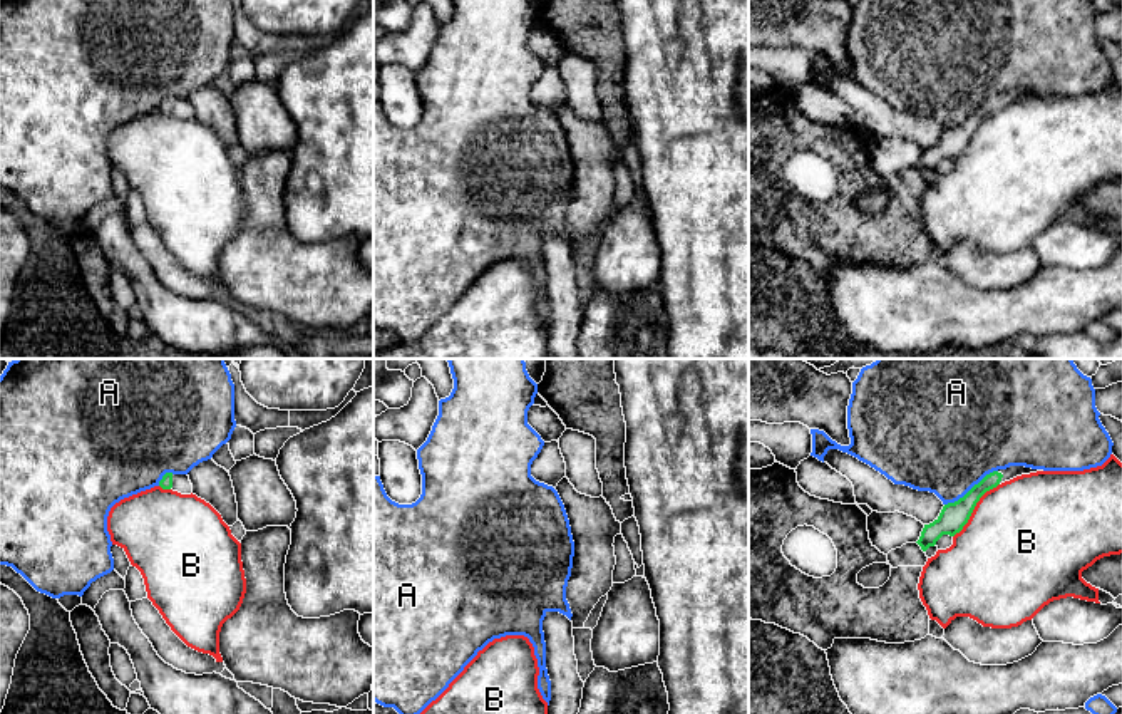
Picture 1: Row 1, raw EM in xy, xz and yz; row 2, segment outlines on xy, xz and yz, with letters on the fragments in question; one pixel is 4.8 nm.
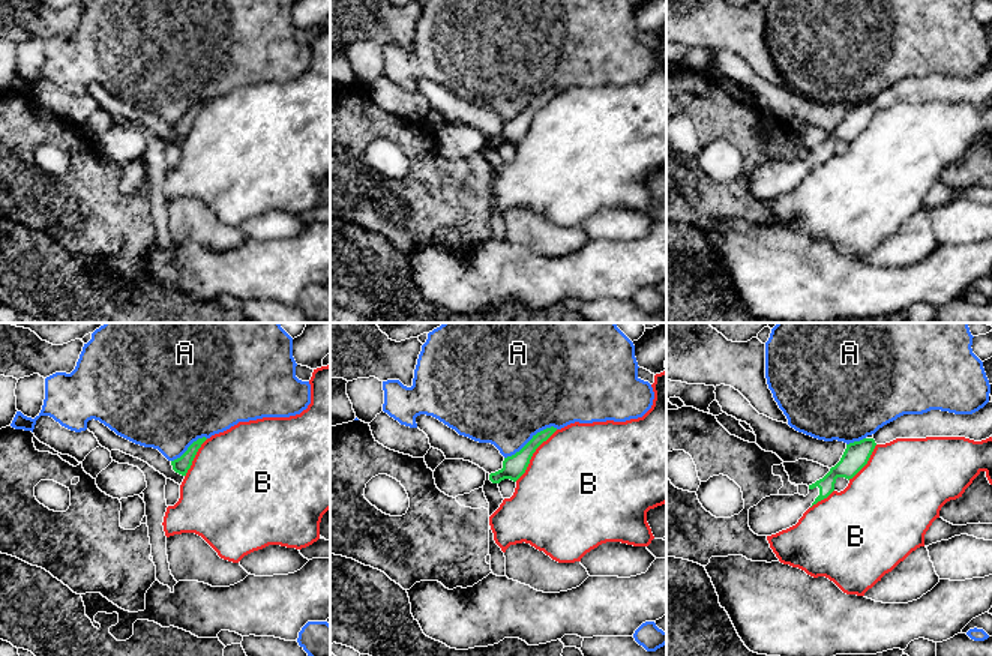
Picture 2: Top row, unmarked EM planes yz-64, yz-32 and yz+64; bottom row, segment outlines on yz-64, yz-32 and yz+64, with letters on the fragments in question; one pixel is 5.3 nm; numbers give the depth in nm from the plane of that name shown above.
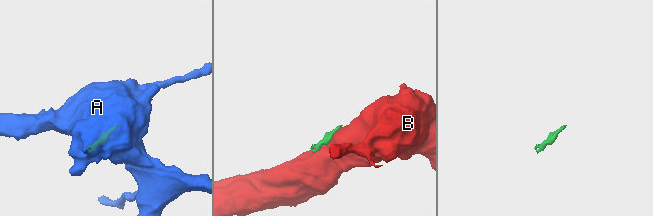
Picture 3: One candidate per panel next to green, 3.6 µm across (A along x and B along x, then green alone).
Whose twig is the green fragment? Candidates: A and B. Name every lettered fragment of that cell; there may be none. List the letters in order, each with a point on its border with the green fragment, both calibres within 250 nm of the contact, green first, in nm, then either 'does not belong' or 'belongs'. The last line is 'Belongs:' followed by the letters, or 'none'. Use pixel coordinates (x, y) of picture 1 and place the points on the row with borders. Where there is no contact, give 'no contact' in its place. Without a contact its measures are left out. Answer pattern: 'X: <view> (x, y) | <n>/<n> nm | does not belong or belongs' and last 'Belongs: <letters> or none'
A: yz (972, 488) | 140/480 nm | does not belong
B: yz (973, 508) | 140/500 nm | does not belong
Belongs: none

